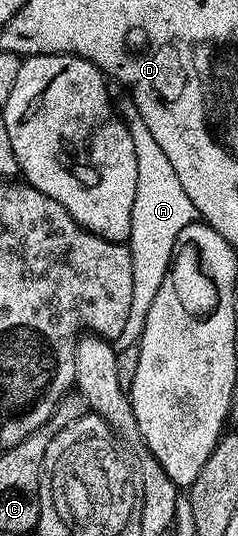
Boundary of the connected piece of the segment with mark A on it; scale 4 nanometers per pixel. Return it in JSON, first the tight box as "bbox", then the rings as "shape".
{"bbox":[114,92,198,350],"shape":[[[120,92],[120,95],[115,95],[114,105],[130,132],[130,140],[134,140],[135,159],[138,160],[137,191],[134,194],[133,215],[130,216],[130,232],[126,241],[130,260],[134,264],[134,293],[130,317],[126,319],[122,332],[114,339],[116,349],[121,350],[139,343],[150,312],[150,304],[154,304],[155,293],[158,288],[162,288],[162,280],[172,265],[172,253],[178,240],[178,232],[197,221],[198,215],[194,204],[190,204],[190,196],[182,192],[178,172],[174,172],[166,152],[162,152],[162,148],[158,148],[158,140],[150,136],[150,128],[146,128],[146,120],[142,120],[134,100],[127,92]]]}

